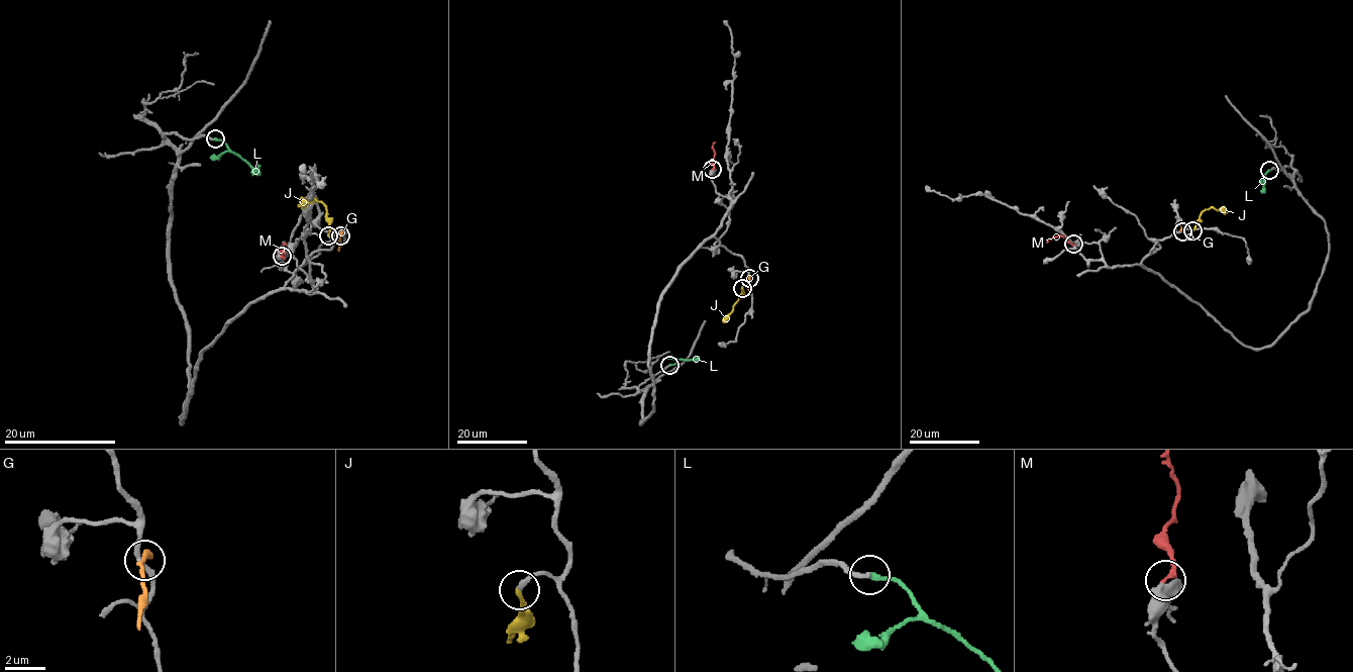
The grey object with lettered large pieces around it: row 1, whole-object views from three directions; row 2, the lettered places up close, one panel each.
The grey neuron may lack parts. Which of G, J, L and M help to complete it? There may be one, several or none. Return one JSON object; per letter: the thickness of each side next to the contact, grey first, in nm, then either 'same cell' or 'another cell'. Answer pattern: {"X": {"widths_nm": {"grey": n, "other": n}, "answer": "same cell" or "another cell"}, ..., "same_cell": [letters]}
{"G": {"widths_nm": {"grey": 240, "other": 360}, "answer": "another cell"}, "J": {"widths_nm": {"grey": 220, "other": 190}, "answer": "same cell"}, "L": {"widths_nm": {"grey": 240, "other": 240}, "answer": "another cell"}, "M": {"widths_nm": {"grey": 700, "other": 220}, "answer": "another cell"}, "same_cell": ["J"]}

